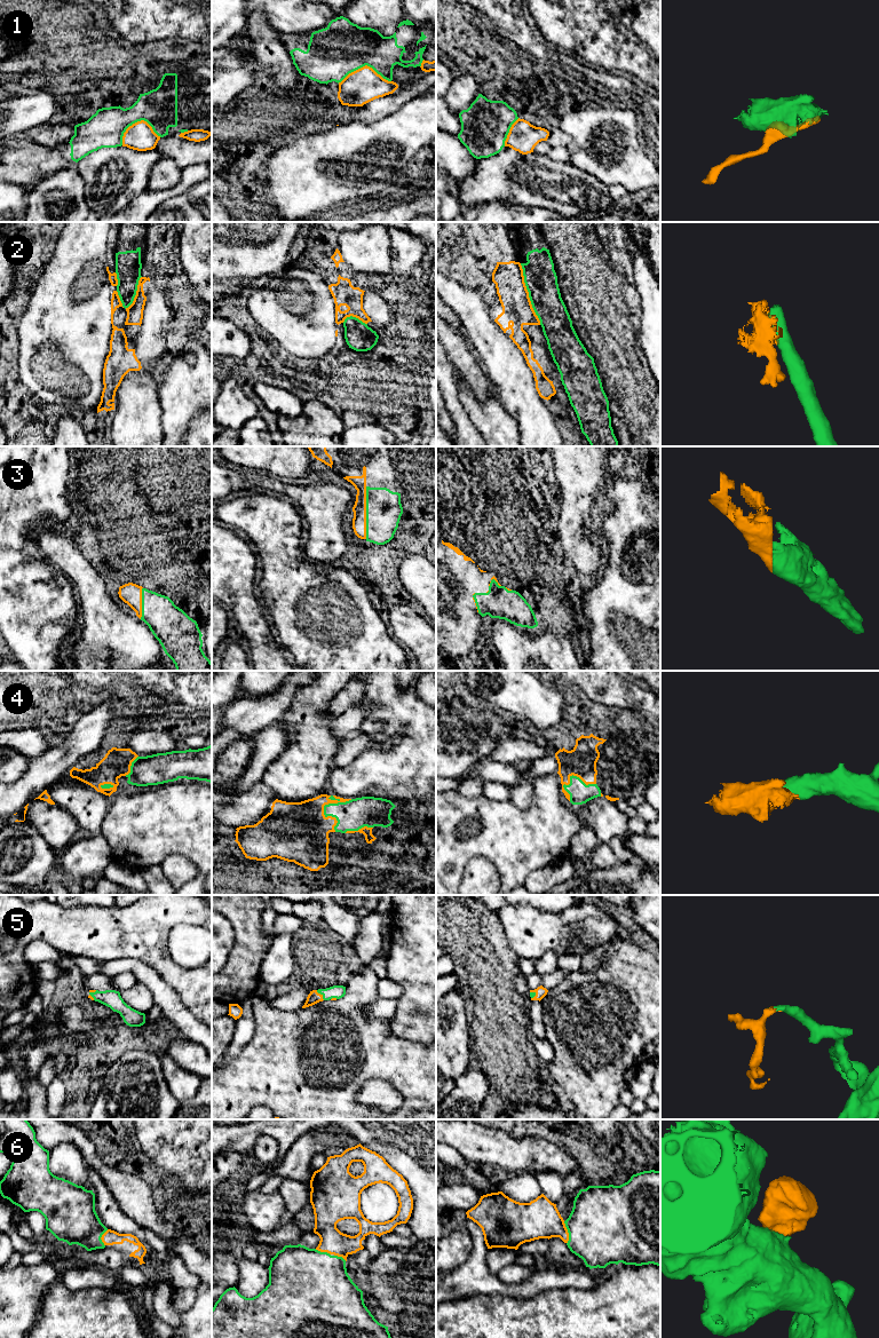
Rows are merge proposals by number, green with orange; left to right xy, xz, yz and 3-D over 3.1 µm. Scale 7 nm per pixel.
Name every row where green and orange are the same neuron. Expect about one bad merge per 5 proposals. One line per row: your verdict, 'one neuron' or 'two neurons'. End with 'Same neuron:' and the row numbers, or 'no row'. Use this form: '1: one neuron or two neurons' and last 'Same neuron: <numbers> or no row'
1: two neurons
2: two neurons
3: one neuron
4: one neuron
5: one neuron
6: one neuron
Same neuron: 3, 4, 5, 6

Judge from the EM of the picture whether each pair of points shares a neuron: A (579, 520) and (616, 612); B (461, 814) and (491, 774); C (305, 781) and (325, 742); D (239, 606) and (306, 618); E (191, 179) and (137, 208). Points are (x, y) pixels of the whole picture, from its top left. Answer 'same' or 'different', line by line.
A: different
B: different
C: same
D: different
E: same

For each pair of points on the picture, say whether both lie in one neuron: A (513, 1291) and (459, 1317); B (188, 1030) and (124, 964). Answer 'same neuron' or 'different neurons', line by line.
A: different neurons
B: same neuron

